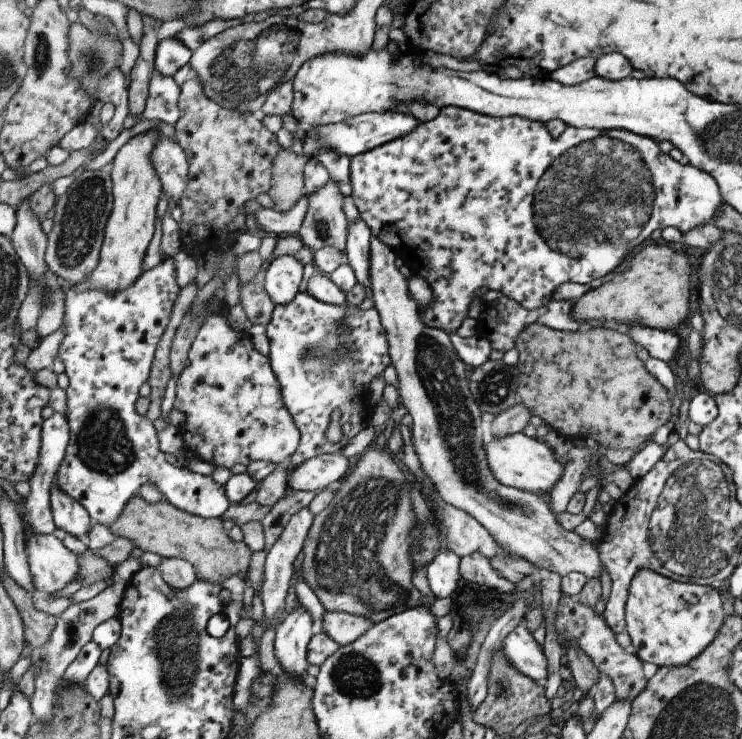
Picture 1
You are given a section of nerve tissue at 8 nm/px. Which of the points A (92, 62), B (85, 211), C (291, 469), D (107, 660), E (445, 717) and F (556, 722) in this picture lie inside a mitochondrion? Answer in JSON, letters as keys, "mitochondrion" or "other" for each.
{"A":"mitochondrion","B":"mitochondrion","C":"other","D":"other","E":"other","F":"other"}

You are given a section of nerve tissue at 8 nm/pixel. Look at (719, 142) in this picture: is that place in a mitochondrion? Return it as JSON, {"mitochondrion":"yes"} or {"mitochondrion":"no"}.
{"mitochondrion":"yes"}

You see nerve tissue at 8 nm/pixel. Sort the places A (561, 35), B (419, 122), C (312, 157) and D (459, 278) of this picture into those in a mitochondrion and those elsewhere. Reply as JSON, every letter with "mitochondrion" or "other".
{"A":"mitochondrion","B":"other","C":"other","D":"other"}

